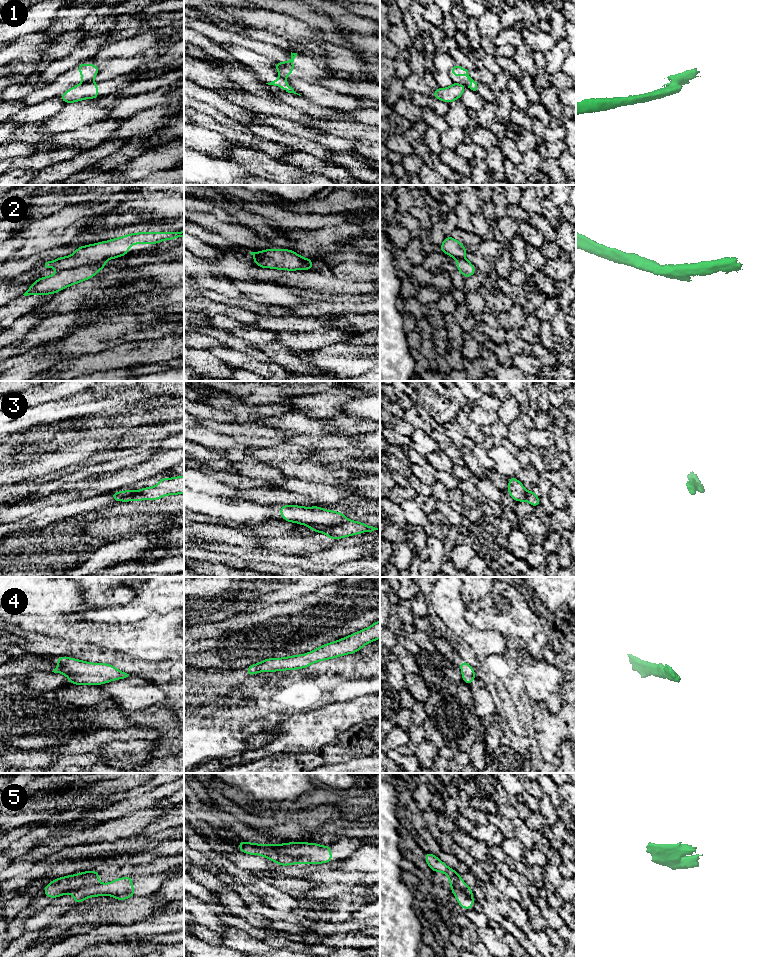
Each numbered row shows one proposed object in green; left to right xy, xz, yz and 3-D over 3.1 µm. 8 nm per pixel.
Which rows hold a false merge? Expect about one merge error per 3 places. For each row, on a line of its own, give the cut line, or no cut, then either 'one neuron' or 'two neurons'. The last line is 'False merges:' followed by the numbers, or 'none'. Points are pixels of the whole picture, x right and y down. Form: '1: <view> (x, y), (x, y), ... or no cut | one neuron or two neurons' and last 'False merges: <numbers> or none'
1: xy (90, 81), (80, 84) | two neurons
2: xy (106, 258), (91, 264), (63, 268), (59, 271) | two neurons
3: xz (347, 519), (335, 526), (314, 527), (312, 529) | two neurons
4: no cut | one neuron
5: xz (274, 844), (279, 851), (292, 856), (302, 863) | two neurons
False merges: 1, 2, 3, 5

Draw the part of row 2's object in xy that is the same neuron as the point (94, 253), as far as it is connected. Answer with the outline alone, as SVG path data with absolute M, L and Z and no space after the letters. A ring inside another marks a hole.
M184 230L178 232L130 233L108 241L80 246L70 256L46 262L45 267L55 267L60 271L76 268L81 265L92 265L105 259L128 256L127 251L133 244L158 244L164 240L175 240L179 236L184 238Z

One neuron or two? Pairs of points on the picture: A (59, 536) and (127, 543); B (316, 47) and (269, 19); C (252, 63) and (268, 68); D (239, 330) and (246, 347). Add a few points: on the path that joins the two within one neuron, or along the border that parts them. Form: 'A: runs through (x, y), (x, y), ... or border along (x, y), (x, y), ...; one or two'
A: border along (131, 536), (108, 542), (91, 551); two
B: runs through (304, 35), (281, 25); one
C: runs through (256, 63), (264, 68); one
D: border along (221, 330), (227, 330), (254, 345); two

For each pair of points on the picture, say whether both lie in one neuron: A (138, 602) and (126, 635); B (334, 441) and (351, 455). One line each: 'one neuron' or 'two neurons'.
A: two neurons
B: two neurons

